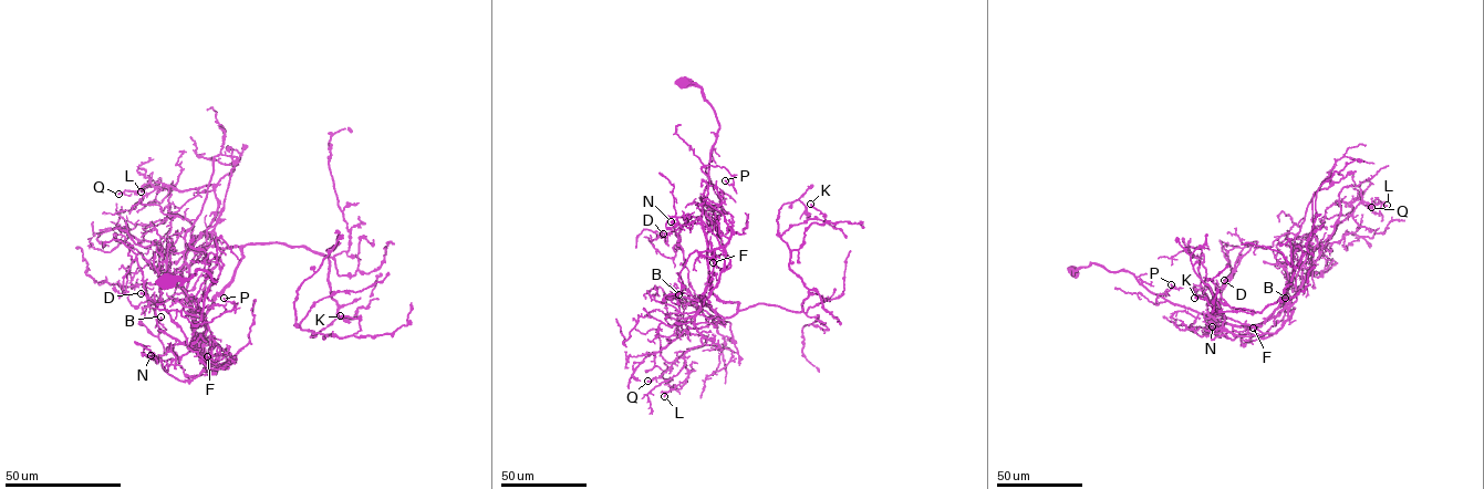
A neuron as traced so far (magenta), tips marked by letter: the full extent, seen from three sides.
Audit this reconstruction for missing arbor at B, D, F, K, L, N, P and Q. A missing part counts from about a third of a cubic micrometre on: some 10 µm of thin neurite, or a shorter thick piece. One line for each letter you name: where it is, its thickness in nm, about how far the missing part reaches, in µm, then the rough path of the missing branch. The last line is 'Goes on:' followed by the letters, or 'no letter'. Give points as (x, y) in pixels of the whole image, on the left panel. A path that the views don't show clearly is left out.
Goes on: no letter

